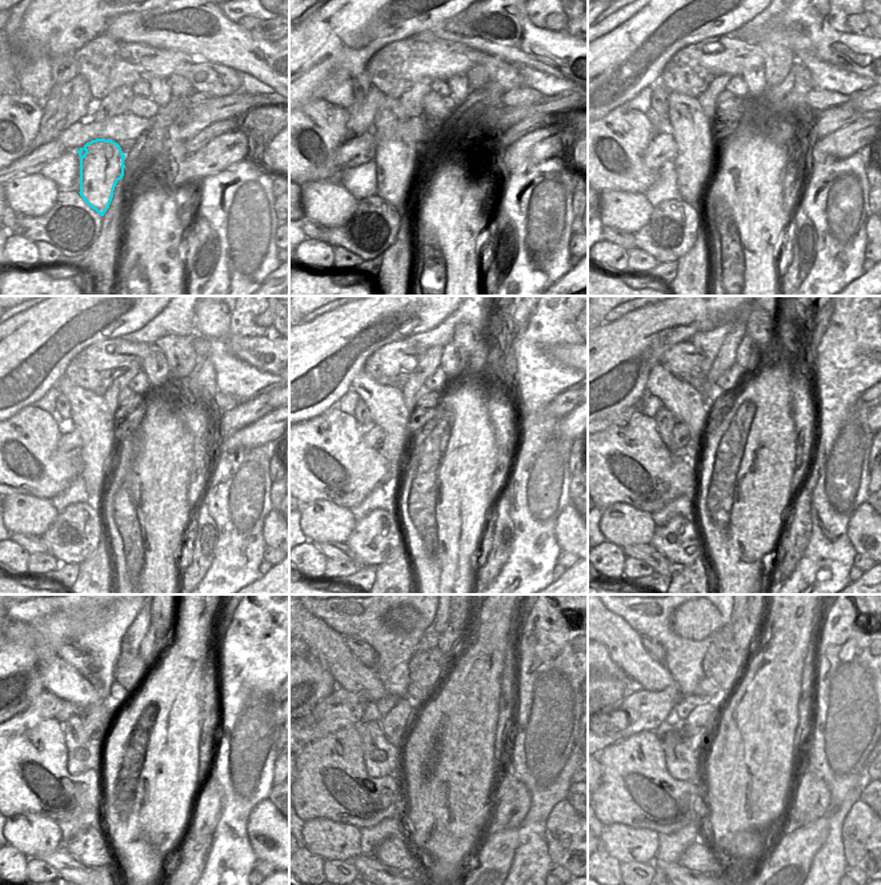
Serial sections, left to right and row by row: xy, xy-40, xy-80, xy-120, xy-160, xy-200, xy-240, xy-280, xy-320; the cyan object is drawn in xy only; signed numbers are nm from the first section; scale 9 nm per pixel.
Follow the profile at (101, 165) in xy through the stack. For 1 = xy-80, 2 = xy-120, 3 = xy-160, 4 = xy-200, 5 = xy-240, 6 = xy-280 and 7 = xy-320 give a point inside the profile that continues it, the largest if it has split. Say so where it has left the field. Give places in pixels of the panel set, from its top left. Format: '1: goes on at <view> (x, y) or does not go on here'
1: goes on at xy-80 (696, 155)
2: goes on at xy-120 (89, 413)
3: goes on at xy-160 (387, 407)
4: goes on at xy-200 (687, 405)
5: goes on at xy-240 (59, 677)
6: goes on at xy-280 (327, 645)
7: goes on at xy-320 (624, 645)

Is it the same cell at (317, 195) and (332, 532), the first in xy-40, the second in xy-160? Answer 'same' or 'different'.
same

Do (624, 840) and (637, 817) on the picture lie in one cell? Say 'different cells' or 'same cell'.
different cells

